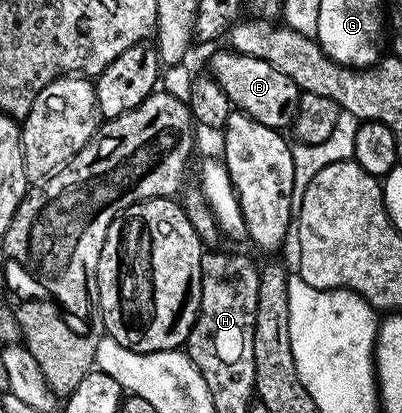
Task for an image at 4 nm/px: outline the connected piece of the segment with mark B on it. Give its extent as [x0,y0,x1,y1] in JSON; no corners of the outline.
[207,49,302,129]

